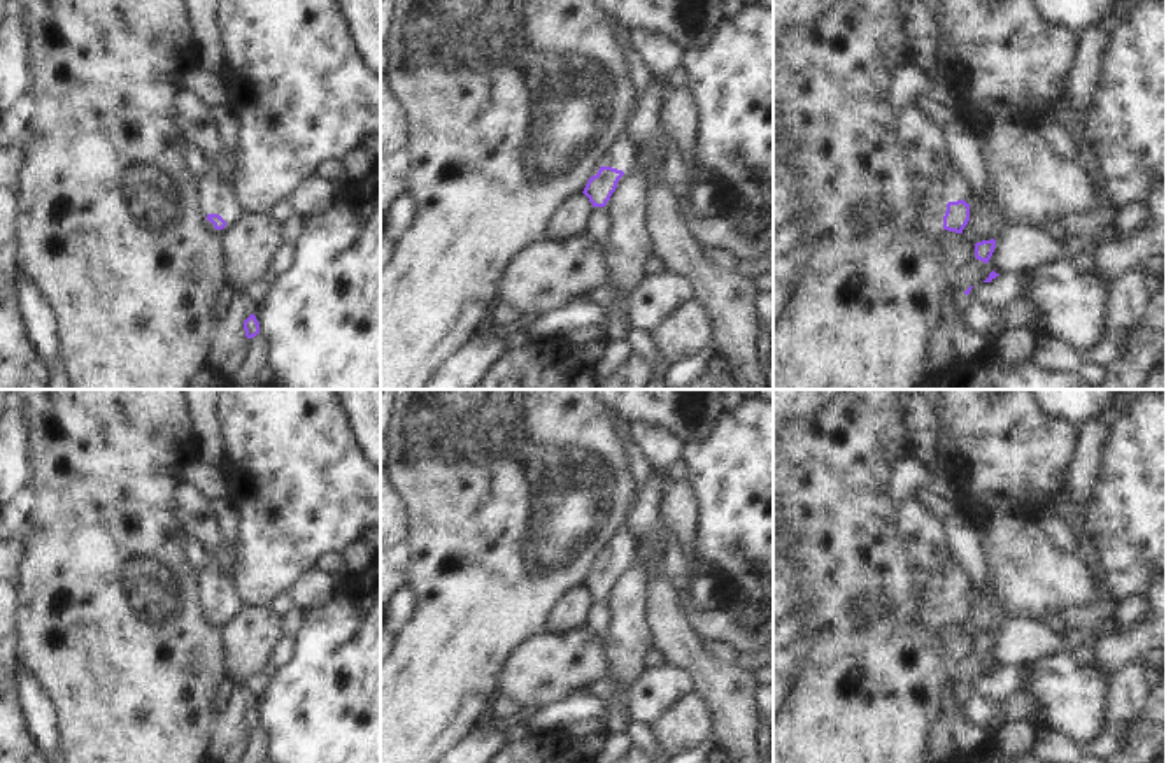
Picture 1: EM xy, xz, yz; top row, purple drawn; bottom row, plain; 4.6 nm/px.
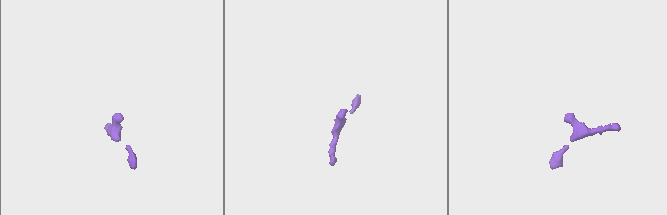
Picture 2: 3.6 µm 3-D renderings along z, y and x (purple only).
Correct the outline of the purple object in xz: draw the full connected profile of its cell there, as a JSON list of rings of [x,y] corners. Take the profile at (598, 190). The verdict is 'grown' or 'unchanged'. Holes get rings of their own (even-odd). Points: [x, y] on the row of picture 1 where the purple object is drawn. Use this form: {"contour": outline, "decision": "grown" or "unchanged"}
{"contour": [[[622,132],[598,158],[600,170],[589,177],[584,195],[593,207],[605,207],[617,188],[619,179],[631,168],[636,158],[636,147]]], "decision": "grown"}

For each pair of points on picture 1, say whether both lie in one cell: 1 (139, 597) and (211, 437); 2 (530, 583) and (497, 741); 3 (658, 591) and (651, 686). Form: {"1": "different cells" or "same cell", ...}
{"1": "different cells", "2": "different cells", "3": "different cells"}

